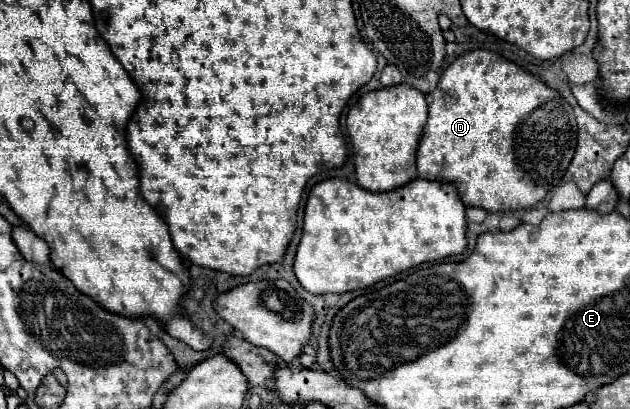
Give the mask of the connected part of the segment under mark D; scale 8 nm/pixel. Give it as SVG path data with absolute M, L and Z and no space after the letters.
M471 50L463 56L459 56L441 76L435 92L429 94L431 98L431 104L429 104L429 120L427 120L427 126L425 126L425 132L423 132L423 138L419 142L419 150L417 150L417 170L419 170L419 176L425 178L425 180L437 180L437 182L451 182L463 204L465 206L479 206L479 208L485 208L487 212L513 212L513 210L523 210L523 208L531 208L535 206L537 202L541 202L549 190L553 190L569 162L573 160L573 154L575 154L575 148L577 148L577 122L575 122L575 116L573 116L573 108L569 106L569 102L559 94L555 92L553 88L549 90L549 86L539 80L537 76L521 70L517 64L505 60L503 56L495 54L495 52L489 52L489 50Z

